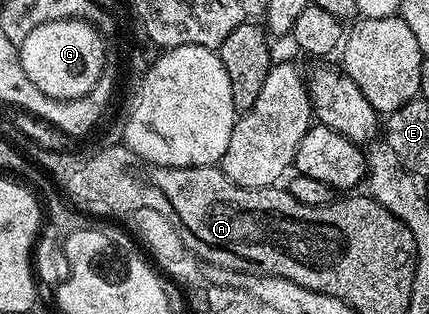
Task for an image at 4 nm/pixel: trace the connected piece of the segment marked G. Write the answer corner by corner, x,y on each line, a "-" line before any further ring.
46,21
41,27
33,27
20,43
19,58
29,83
34,83
37,91
53,99
72,101
85,96
98,83
104,73
107,50
100,30
86,21

